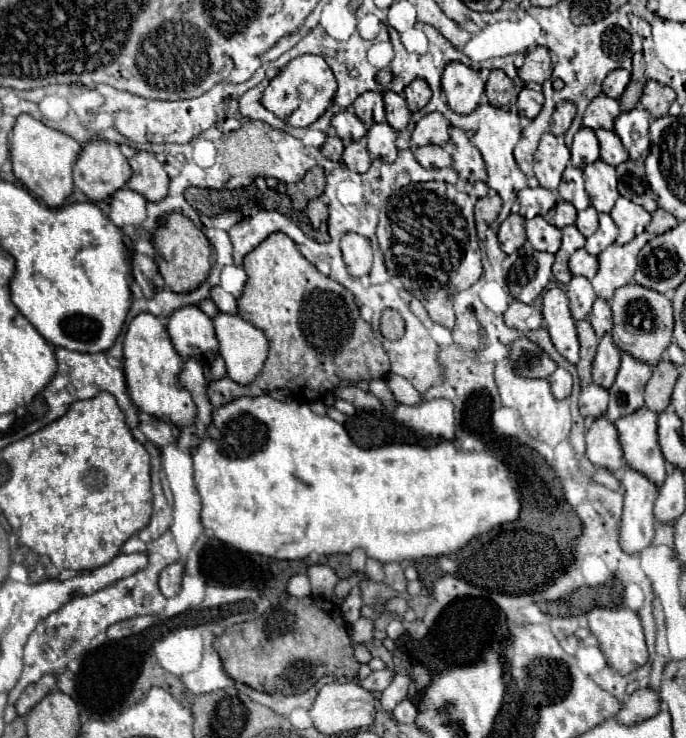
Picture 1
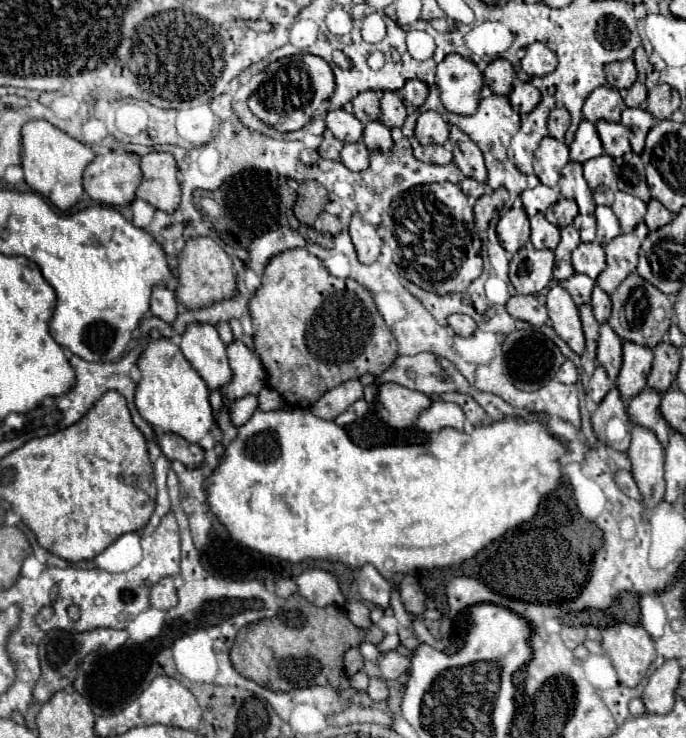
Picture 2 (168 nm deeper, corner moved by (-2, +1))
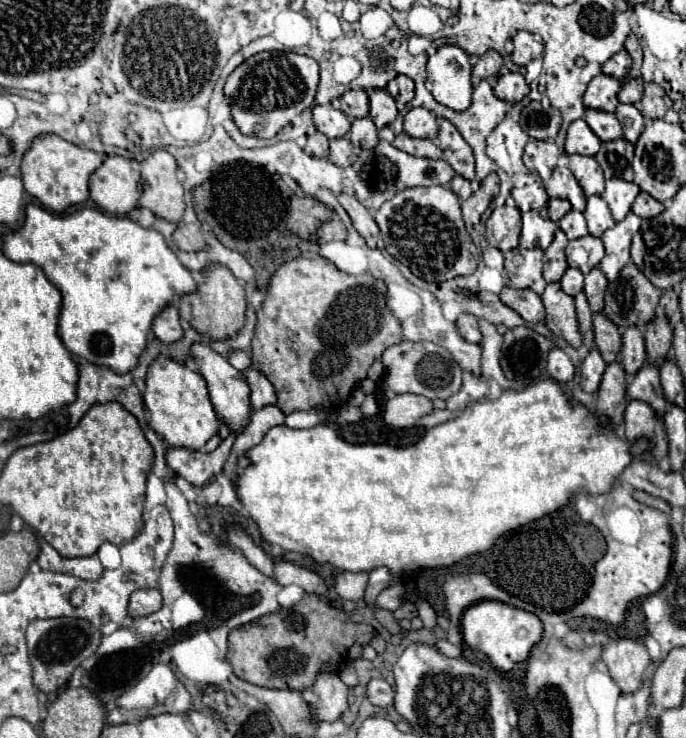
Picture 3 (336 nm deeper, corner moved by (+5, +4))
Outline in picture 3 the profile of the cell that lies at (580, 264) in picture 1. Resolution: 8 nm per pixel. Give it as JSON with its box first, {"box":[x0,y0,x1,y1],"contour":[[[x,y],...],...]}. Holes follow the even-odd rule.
{"box":[567,236,605,274],"contour":[[[583,236],[577,240],[571,240],[567,244],[567,262],[573,268],[579,268],[583,274],[587,274],[591,268],[599,266],[601,258],[605,256],[605,248],[601,238],[595,236]]]}

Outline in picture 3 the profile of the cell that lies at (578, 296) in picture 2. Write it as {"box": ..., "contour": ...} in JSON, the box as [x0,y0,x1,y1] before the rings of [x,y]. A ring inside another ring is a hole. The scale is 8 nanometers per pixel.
{"box":[561,268,583,296],"contour":[[[567,268],[567,272],[561,278],[561,288],[569,294],[569,296],[577,296],[583,290],[583,274],[577,268]]]}

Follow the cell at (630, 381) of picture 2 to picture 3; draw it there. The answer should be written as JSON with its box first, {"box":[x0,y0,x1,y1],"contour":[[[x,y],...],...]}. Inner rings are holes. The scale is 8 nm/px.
{"box":[621,326,645,376],"contour":[[[629,326],[623,332],[623,348],[621,348],[621,364],[629,376],[633,376],[645,364],[645,338],[643,330],[637,326]]]}

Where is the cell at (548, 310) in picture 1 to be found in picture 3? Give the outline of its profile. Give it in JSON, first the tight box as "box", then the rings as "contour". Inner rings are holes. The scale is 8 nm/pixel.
{"box":[541,284,581,348],"contour":[[[547,284],[541,300],[547,312],[545,316],[547,328],[555,336],[567,340],[567,344],[571,344],[573,348],[581,348],[581,332],[577,326],[573,296],[565,294],[559,284]]]}

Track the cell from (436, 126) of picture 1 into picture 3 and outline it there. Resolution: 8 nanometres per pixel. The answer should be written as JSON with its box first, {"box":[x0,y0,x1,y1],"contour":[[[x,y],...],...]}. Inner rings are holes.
{"box":[403,108,439,138],"contour":[[[413,108],[405,114],[405,122],[403,122],[405,134],[413,136],[413,138],[435,138],[439,132],[439,124],[433,112],[423,110],[423,108]]]}

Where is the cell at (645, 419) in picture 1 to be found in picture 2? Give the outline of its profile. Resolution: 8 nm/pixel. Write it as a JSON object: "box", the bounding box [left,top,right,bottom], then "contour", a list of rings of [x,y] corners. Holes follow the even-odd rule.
{"box":[626,387,670,447],"contour":[[[646,387],[644,391],[640,391],[636,397],[632,397],[628,401],[626,409],[628,409],[628,417],[632,417],[634,425],[644,425],[644,429],[652,429],[652,433],[656,433],[656,437],[660,437],[660,445],[668,447],[670,427],[660,413],[660,393]]]}

